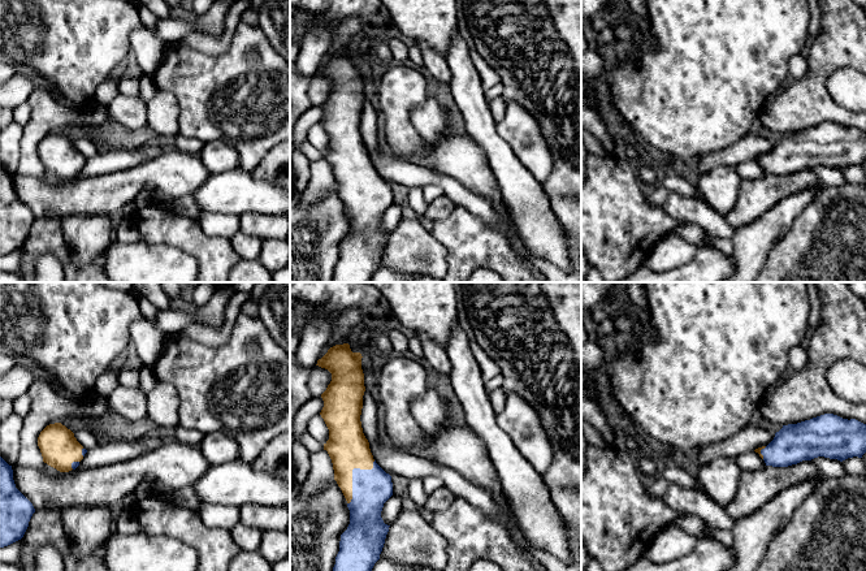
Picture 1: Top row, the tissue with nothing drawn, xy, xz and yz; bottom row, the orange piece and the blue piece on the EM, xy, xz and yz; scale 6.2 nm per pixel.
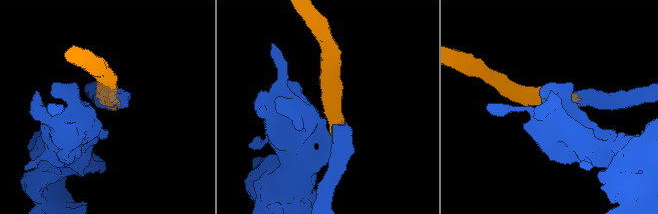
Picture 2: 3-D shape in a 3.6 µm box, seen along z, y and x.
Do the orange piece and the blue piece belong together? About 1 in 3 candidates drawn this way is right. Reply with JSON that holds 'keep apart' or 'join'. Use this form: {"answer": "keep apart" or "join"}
{"answer": "join"}

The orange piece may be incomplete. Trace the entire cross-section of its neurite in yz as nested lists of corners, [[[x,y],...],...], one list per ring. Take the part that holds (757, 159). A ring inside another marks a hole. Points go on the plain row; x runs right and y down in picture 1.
[[[824,122],[783,134],[774,148],[754,159],[766,174],[788,176],[818,165],[840,170],[866,161],[866,133]]]

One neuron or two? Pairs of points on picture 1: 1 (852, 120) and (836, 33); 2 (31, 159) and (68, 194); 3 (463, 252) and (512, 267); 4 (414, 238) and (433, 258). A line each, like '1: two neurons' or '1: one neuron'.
1: one neuron
2: two neurons
3: one neuron
4: one neuron

